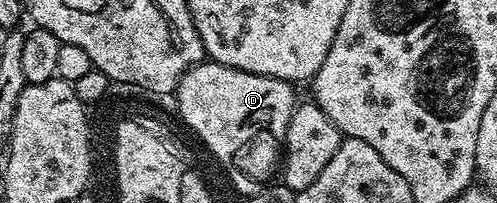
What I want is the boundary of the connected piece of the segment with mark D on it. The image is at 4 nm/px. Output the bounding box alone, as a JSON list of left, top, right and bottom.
[173,61,297,159]

